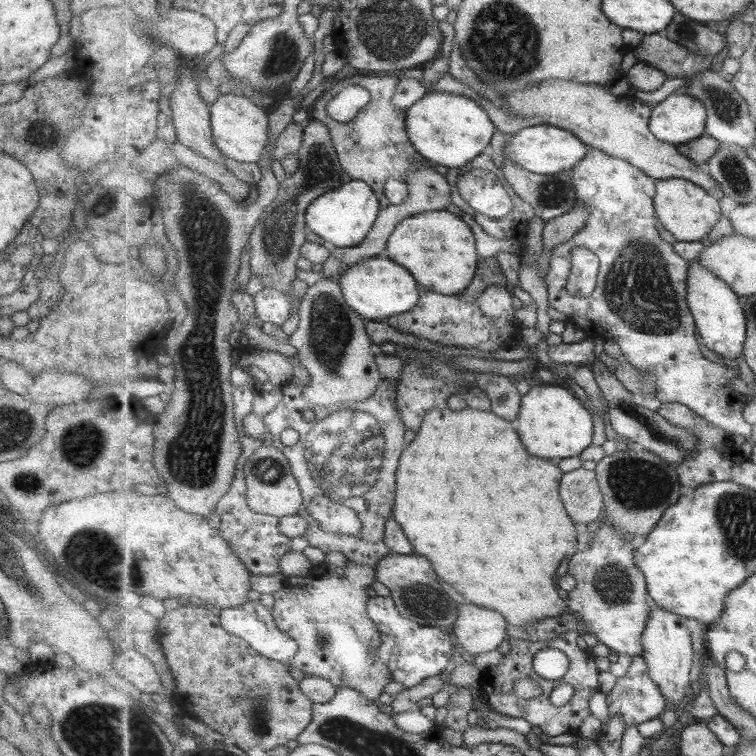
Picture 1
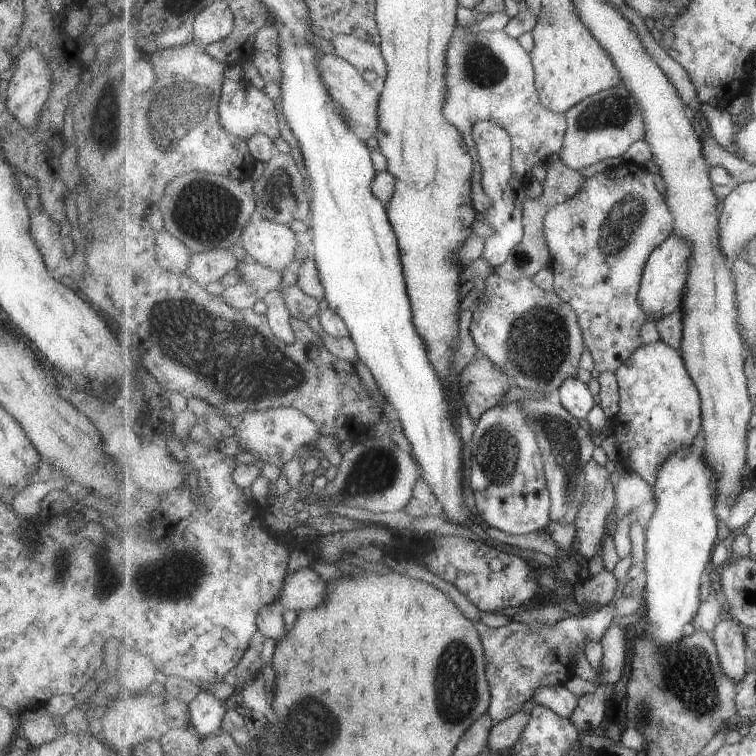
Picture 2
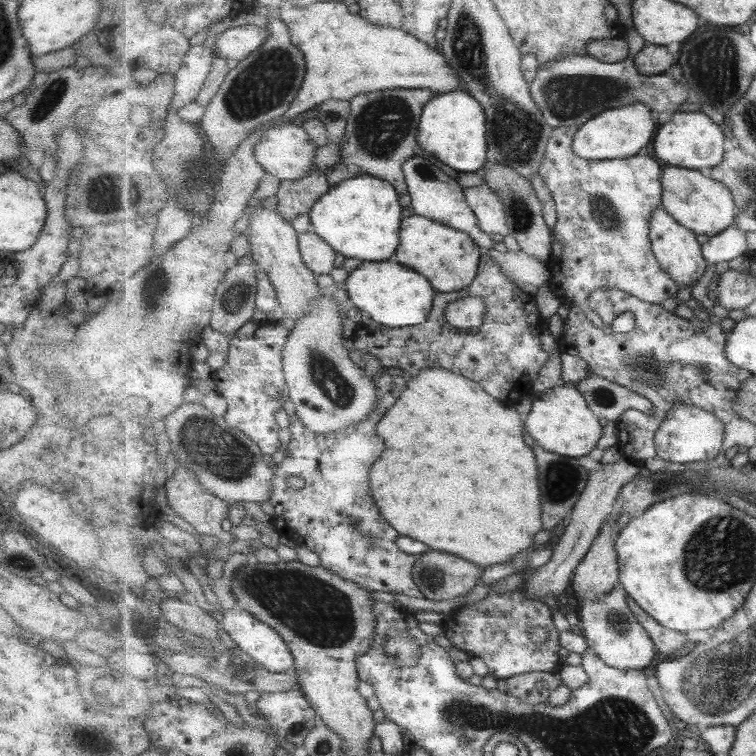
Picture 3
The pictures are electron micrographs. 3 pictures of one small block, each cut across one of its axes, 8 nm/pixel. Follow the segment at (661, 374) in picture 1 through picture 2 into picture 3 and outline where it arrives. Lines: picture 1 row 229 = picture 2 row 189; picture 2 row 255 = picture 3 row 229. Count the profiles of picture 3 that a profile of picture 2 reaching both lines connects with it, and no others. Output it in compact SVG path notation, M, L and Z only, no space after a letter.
M581 126L554 129L545 161L539 168L540 175L551 189L558 214L557 224L552 228L554 252L549 260L549 267L552 272L551 284L558 286L554 288L554 294L573 302L575 309L585 312L593 324L601 328L605 322L589 303L592 293L599 288L618 288L645 302L660 305L665 300L675 297L680 287L657 260L650 236L653 212L662 204L661 179L665 168L661 168L661 164L655 158L649 158L646 154L621 160L580 158L572 148L579 129Z

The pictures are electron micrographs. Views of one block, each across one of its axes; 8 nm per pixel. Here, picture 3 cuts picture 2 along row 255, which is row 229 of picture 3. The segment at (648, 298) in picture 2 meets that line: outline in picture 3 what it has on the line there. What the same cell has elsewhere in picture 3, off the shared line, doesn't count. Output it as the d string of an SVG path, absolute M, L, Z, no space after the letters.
M661 204L657 206L657 210L653 212L651 232L653 252L656 253L657 260L665 272L669 272L673 280L680 288L693 287L697 284L697 280L705 274L707 270L707 259L704 257L701 244L697 242L697 233L691 229L685 228L684 225L669 214L668 209Z

